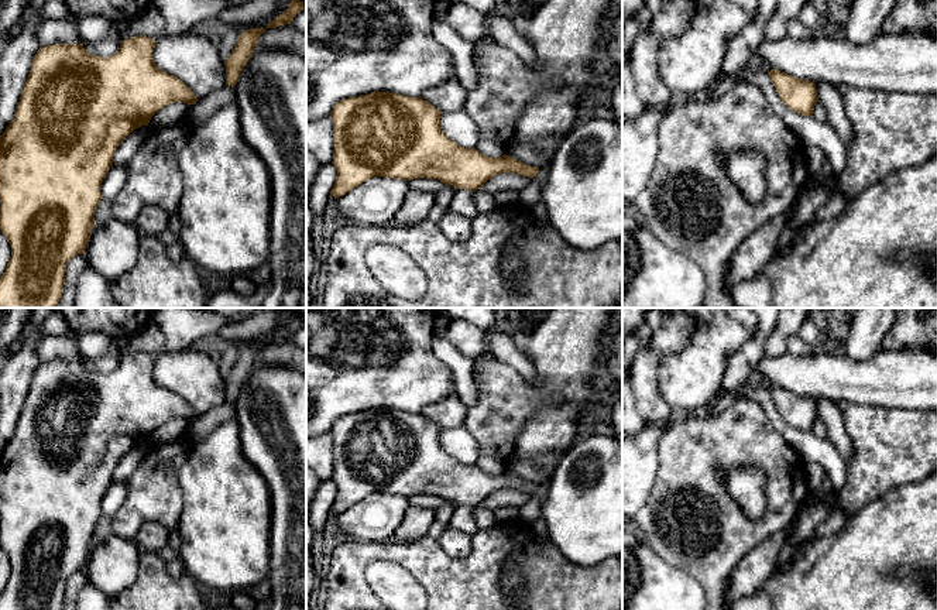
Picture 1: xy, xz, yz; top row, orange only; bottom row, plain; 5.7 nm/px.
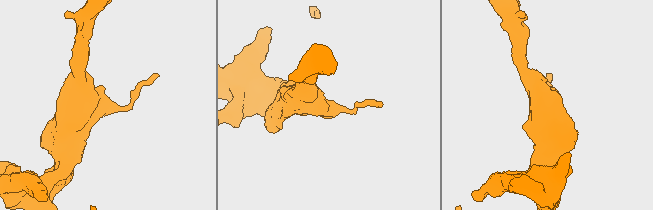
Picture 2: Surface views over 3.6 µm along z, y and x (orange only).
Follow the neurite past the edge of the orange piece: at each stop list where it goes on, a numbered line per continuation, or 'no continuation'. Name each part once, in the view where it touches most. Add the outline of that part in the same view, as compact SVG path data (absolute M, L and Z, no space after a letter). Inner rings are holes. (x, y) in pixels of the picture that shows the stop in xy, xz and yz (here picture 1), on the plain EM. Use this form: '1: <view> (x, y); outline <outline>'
no continuation

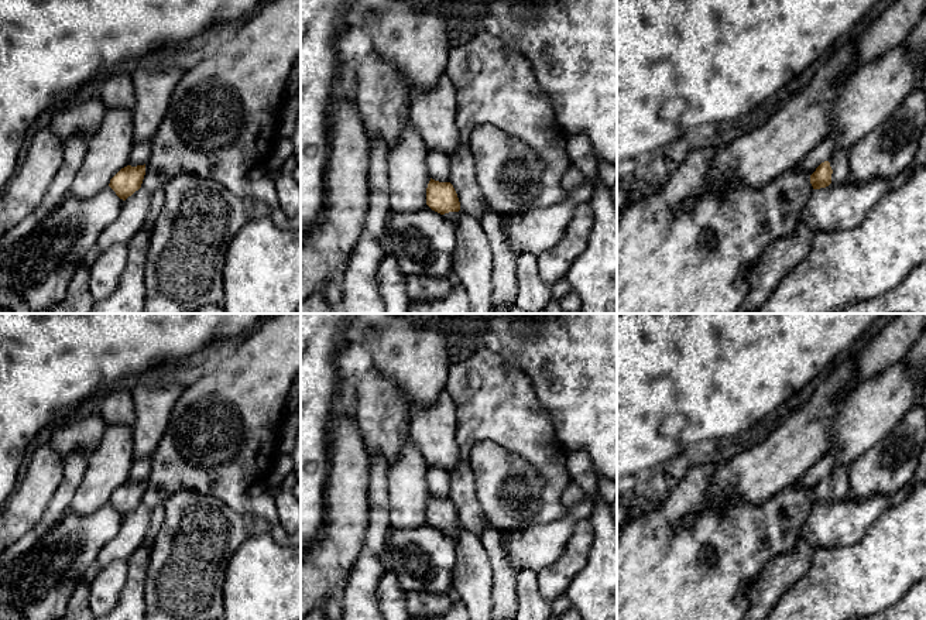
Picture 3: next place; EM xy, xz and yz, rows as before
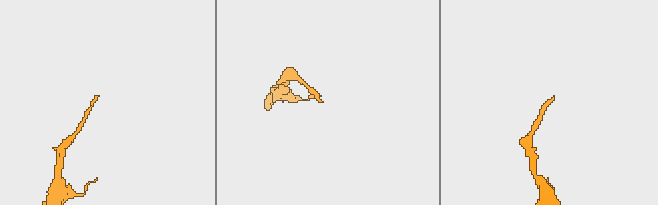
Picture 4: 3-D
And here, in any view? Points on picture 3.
1: yz (840, 478); outline M836 466L833 473L829 476L833 486L831 500L846 499L850 487L850 472L846 466Z

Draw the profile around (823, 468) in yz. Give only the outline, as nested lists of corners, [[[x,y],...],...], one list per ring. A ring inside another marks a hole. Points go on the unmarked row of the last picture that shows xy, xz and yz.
[[[827,451],[795,484],[805,490],[813,490],[822,479],[829,477],[833,473],[834,467],[836,453]]]

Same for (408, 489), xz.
[[[408,439],[397,462],[388,469],[390,521],[397,530],[415,528],[426,523],[431,490],[428,463]]]

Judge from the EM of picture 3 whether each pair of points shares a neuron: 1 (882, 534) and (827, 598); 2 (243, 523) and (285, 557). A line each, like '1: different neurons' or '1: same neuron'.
1: same neuron
2: different neurons

